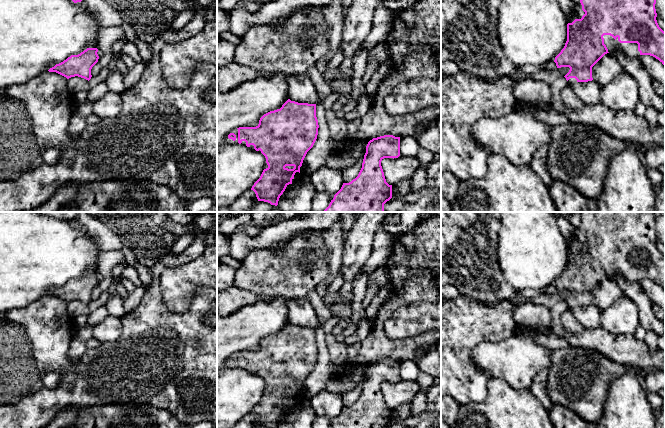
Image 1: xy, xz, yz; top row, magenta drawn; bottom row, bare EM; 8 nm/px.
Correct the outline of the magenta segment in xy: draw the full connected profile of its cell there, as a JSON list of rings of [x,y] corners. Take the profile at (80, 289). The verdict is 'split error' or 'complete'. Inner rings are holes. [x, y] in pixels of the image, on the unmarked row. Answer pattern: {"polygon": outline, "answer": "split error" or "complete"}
{"polygon": [[[87,272],[78,279],[71,279],[48,295],[56,296],[67,303],[78,300],[89,305],[92,301],[91,293],[99,283],[97,276],[97,272]]], "answer": "complete"}

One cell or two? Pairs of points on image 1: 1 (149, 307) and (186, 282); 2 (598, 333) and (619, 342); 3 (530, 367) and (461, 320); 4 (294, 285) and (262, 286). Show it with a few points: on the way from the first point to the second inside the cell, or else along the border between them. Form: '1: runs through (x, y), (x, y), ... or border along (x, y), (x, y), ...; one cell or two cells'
1: border along (160, 275), (165, 305), (181, 313); two cells
2: runs through (603, 338), (607, 342), (614, 342); one cell
3: border along (513, 332), (502, 339), (481, 341), (471, 354); two cells
4: runs through (286, 285), (270, 285); one cell

